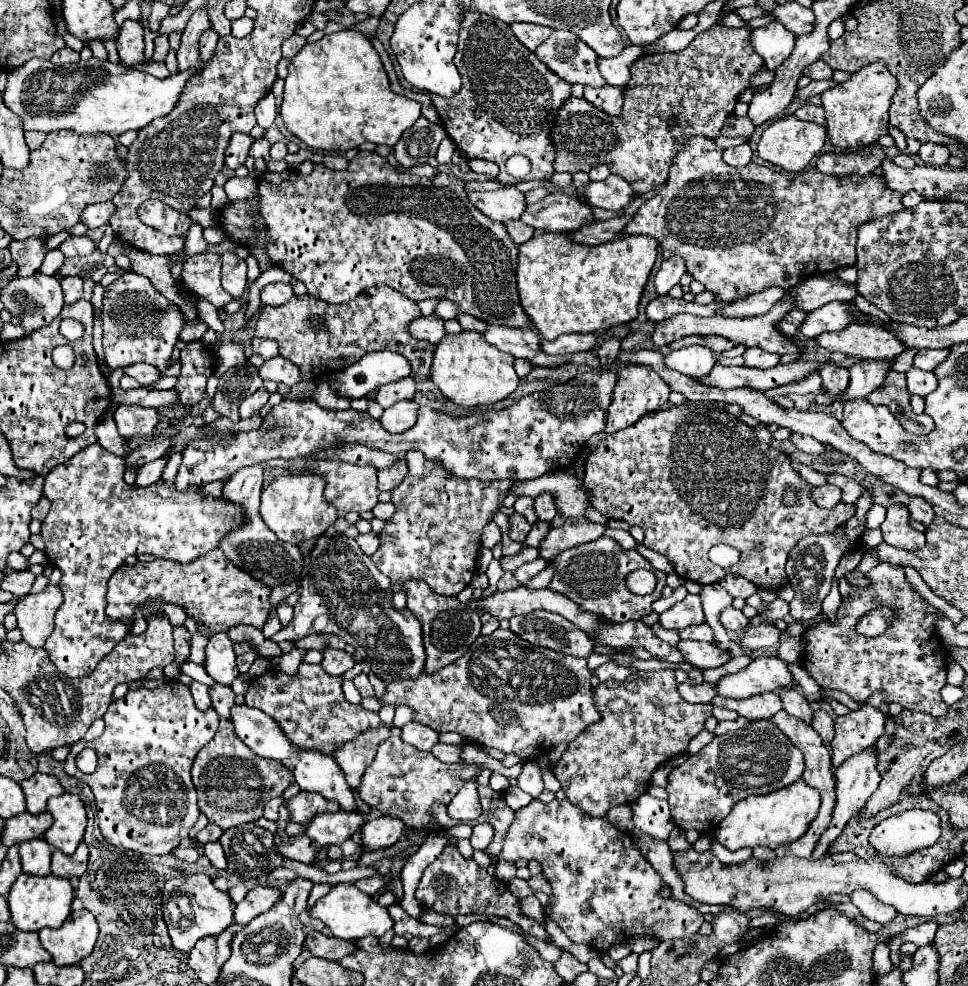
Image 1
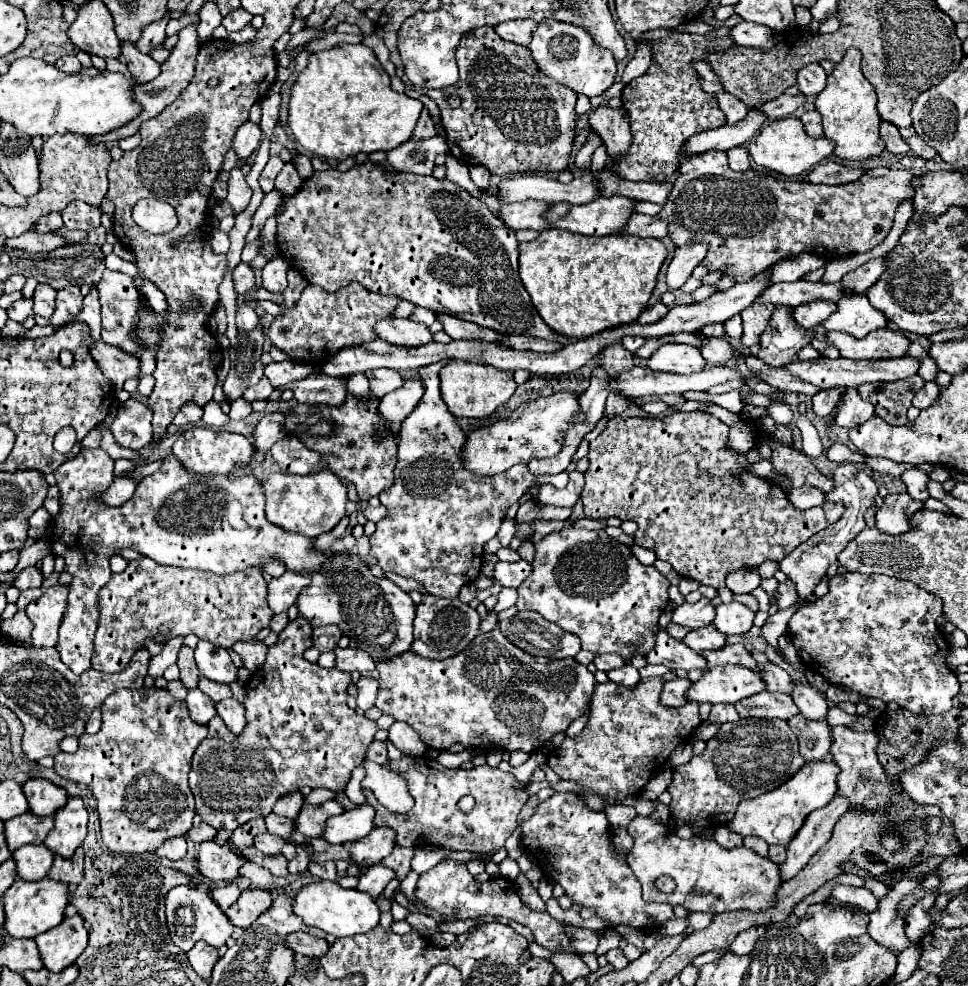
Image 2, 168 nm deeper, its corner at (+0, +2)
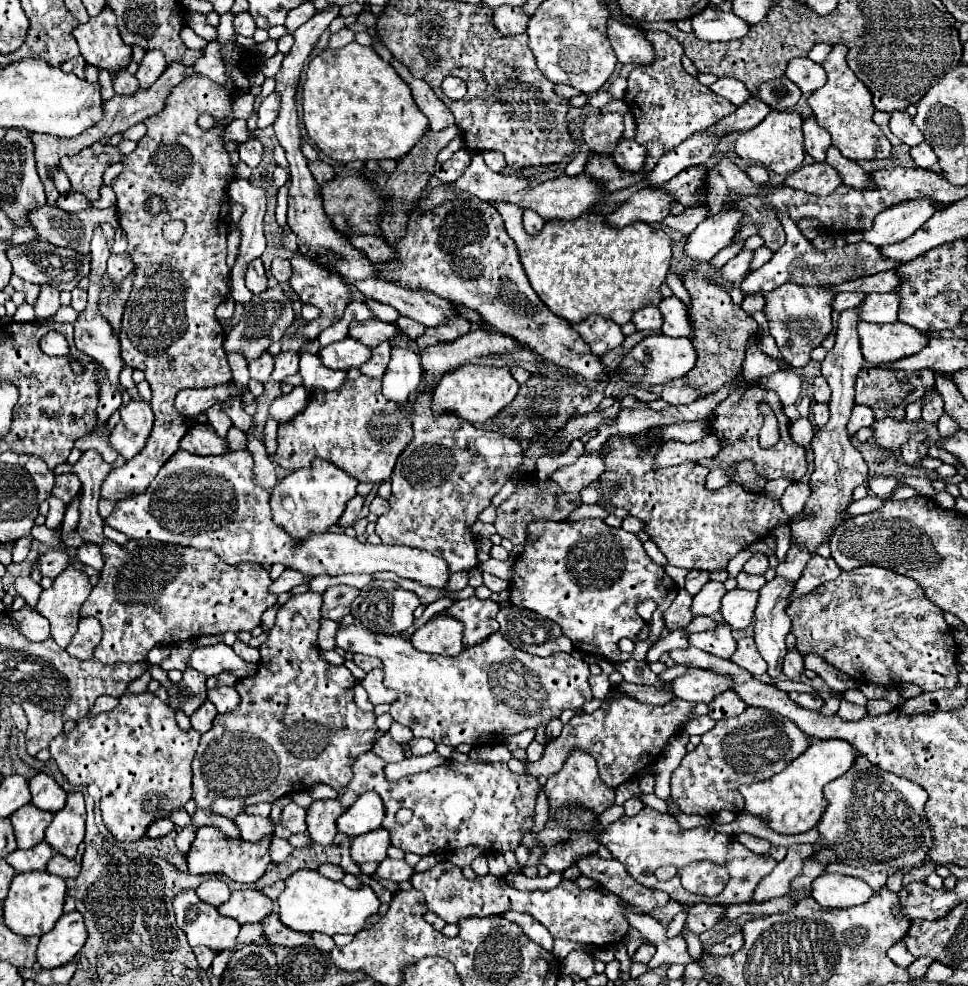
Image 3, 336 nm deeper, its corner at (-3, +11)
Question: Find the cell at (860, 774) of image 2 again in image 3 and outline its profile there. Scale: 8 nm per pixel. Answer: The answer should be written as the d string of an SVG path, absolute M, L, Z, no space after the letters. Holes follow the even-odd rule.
M859 755L849 773L825 785L825 797L829 803L821 823L817 825L821 839L815 843L813 855L803 863L801 873L791 881L789 895L809 889L811 881L823 873L825 865L819 863L817 855L825 847L833 849L841 863L855 867L867 865L873 871L917 869L927 861L927 855L933 847L933 833L929 819L925 817L927 793L917 783L895 773L875 769L863 755Z

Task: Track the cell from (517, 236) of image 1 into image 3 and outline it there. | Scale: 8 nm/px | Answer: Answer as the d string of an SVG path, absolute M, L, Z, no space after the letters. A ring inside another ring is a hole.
M525 209L523 211L523 229L525 229L527 235L533 237L533 235L541 233L543 225L545 225L545 219L539 213L535 213L533 209Z

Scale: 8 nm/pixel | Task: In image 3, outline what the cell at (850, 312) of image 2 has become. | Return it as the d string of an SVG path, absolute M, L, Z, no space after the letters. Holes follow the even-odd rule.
M871 293L861 303L861 319L869 323L895 323L899 293Z

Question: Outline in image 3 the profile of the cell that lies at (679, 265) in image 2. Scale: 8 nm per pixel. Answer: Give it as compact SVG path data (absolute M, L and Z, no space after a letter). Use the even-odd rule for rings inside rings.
M729 209L719 211L717 215L711 215L707 221L699 223L685 245L685 253L689 255L689 259L693 259L695 263L711 261L739 233L743 215L745 213L739 209Z

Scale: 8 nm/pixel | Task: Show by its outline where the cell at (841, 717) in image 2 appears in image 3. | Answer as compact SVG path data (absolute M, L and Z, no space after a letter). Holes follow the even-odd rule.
M783 679L783 681L775 681L775 683L771 683L773 687L777 687L777 689L781 689L781 691L807 691L807 693L813 693L813 695L819 695L817 691L813 691L813 687L811 685L807 685L807 683L801 683L801 681L789 681L789 679Z

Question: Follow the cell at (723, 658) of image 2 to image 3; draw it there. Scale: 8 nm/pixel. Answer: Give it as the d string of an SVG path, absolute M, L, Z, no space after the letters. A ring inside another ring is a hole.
M743 637L737 641L737 651L735 651L735 657L731 657L731 661L737 663L739 667L747 669L753 677L767 673L767 663L759 655L753 637Z

